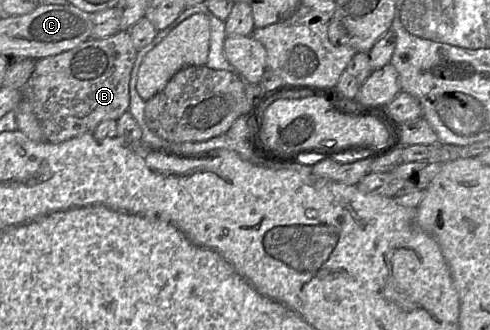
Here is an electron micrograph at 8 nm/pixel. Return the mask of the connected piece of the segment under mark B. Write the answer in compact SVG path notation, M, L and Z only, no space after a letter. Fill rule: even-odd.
M128 31L89 39L60 54L36 60L35 69L23 87L46 141L60 143L93 133L104 120L118 120L128 110L129 82L138 50Z

